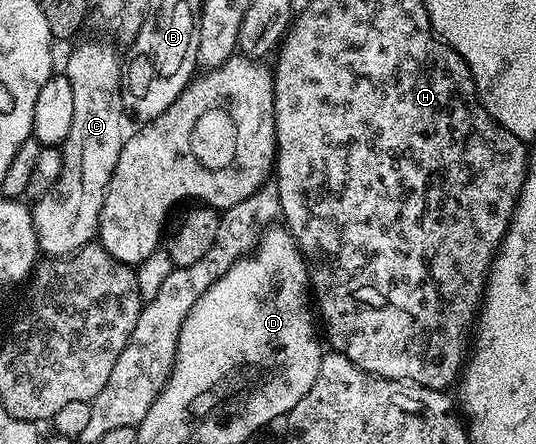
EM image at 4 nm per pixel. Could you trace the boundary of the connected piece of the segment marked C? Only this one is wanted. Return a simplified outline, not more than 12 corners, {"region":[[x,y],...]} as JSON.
{"region":[[82,43],[66,73],[74,120],[54,188],[31,207],[37,247],[99,235],[134,129],[122,58]]}

